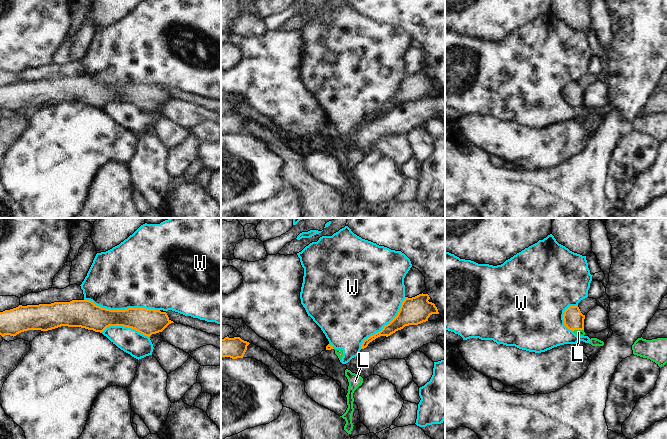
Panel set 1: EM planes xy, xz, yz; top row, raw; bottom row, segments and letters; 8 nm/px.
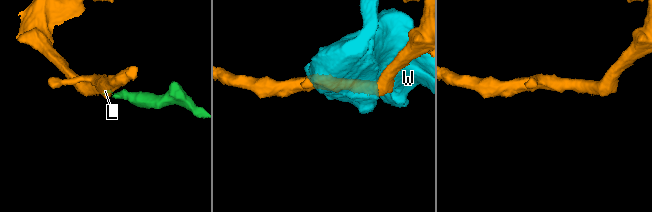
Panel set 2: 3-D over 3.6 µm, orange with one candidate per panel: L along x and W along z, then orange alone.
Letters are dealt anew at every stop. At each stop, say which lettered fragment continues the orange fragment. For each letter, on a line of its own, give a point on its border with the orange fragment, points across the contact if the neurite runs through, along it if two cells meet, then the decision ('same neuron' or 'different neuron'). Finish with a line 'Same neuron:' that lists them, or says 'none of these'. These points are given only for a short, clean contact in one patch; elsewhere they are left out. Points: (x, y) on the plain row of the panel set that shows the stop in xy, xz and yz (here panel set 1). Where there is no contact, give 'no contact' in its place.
L: yz (578, 105) | along yz (583, 105), (575, 105), (573, 107) | different neuron
W: xy (122, 86) | different neuron
Same neuron: none of these

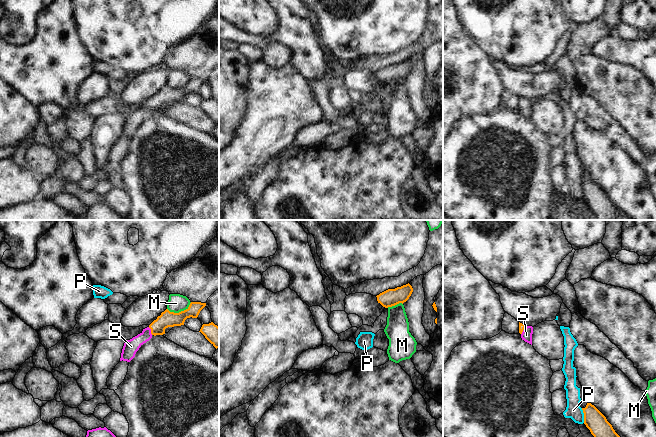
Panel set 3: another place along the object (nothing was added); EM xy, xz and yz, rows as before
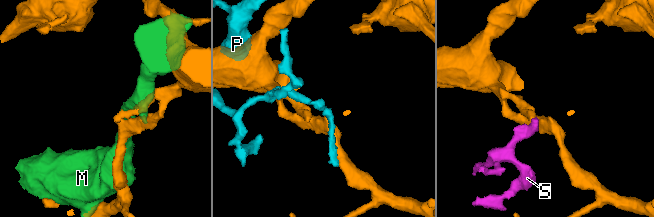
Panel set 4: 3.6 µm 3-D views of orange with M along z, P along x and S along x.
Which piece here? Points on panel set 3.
M: xy (179, 88) | different neuron
P: yz (584, 191) | different neuron
S: xy (151, 107) | across xy (167, 95), (151, 107), (131, 122) | same neuron
Same neuron: S

